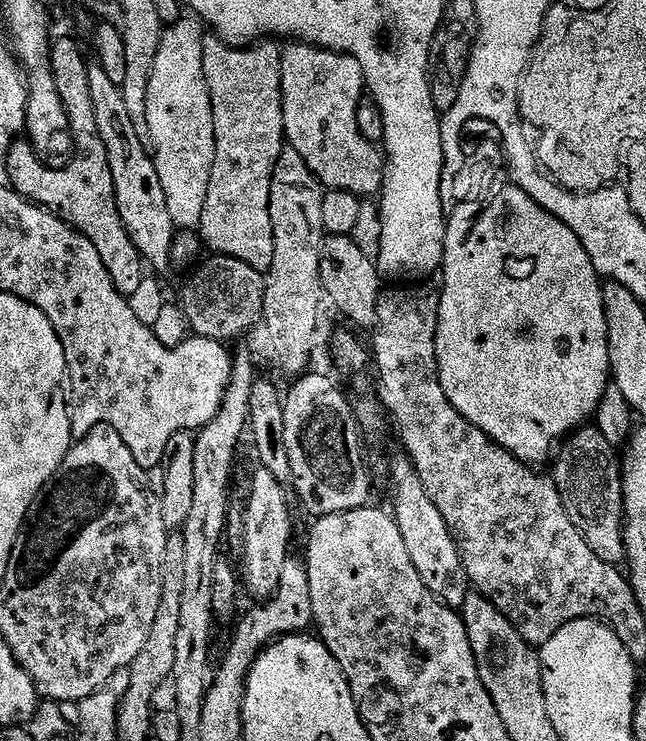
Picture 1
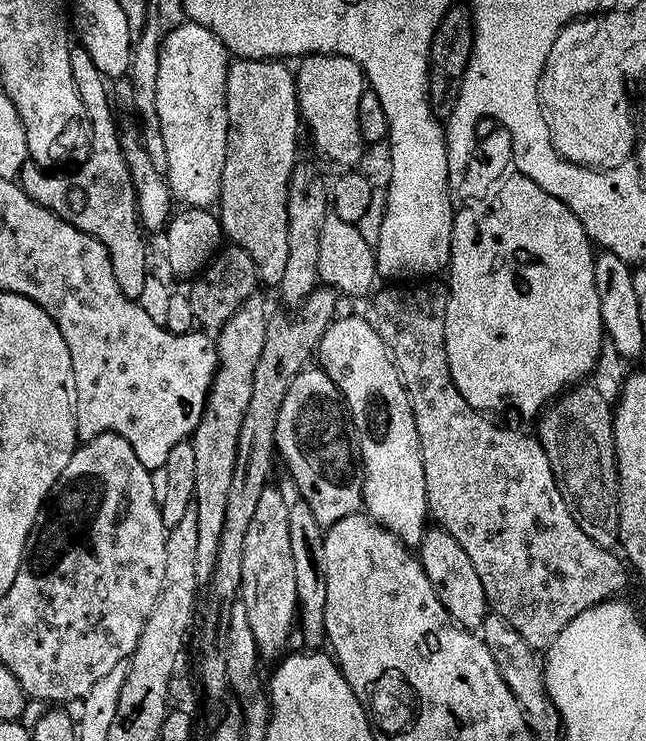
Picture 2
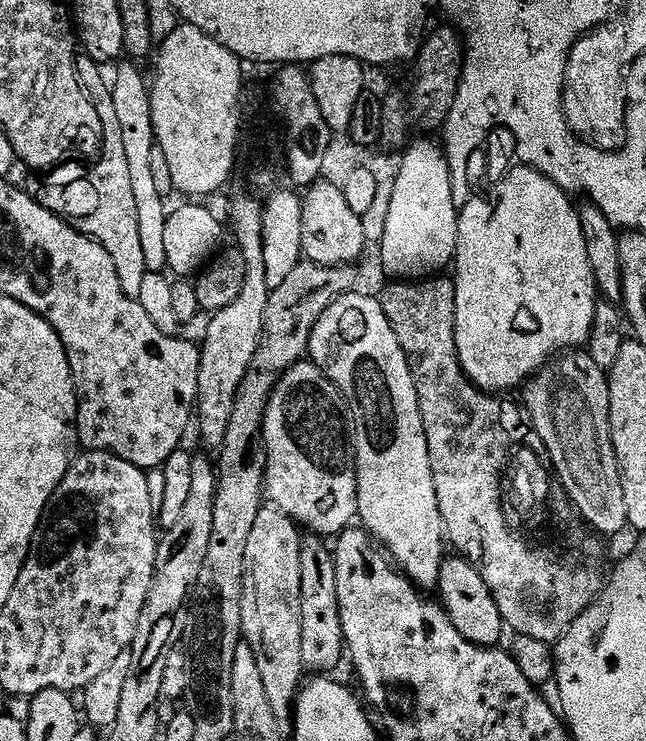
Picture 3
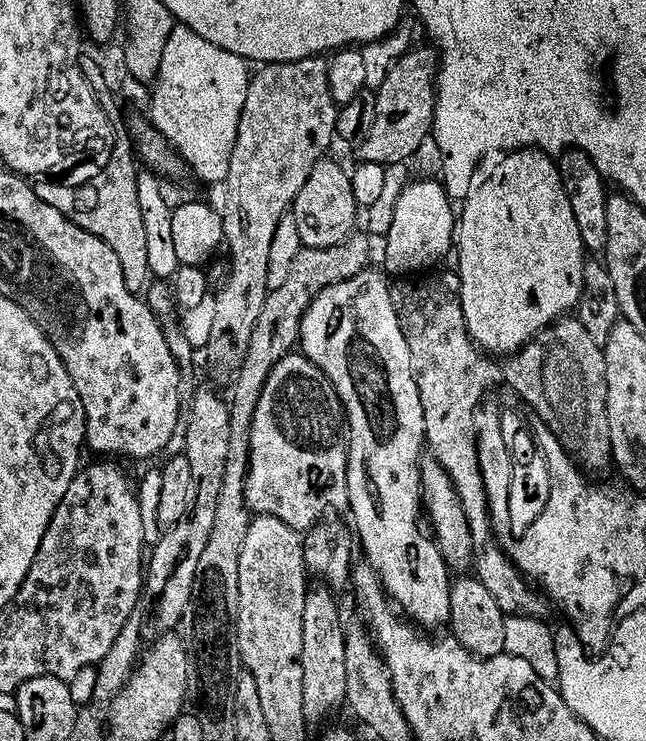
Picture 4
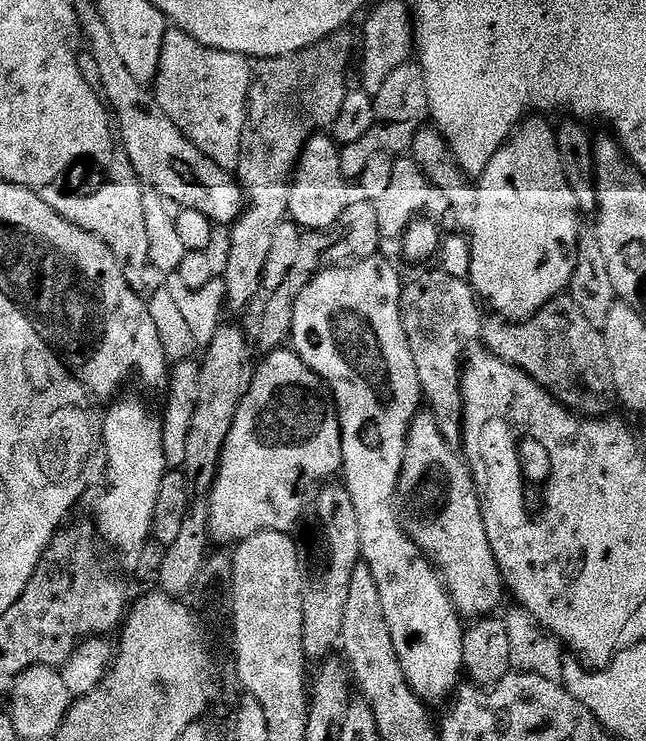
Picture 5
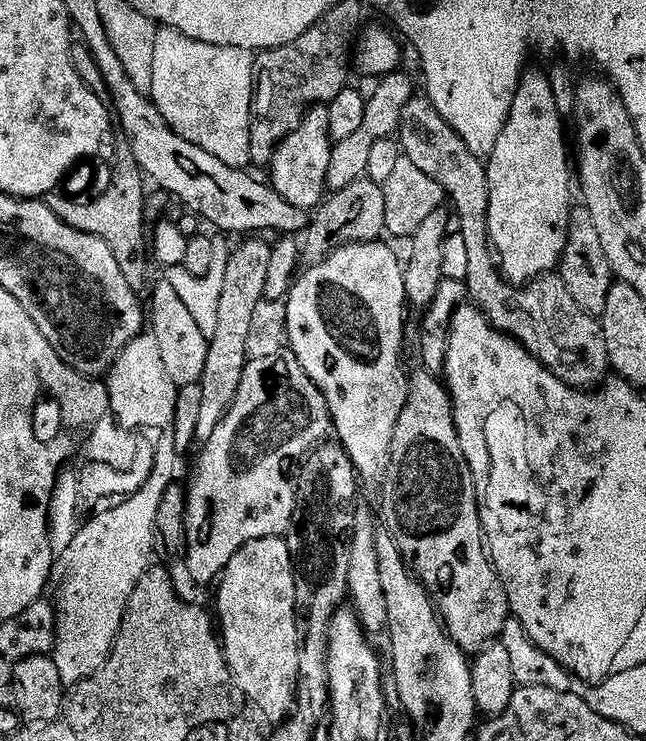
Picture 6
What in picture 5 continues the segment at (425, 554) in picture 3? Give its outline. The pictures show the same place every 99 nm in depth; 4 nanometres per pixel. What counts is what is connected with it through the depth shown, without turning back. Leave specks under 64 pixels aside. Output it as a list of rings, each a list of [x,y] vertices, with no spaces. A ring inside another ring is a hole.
[[[380,254],[367,256],[364,260],[349,262],[339,268],[327,268],[325,272],[313,276],[302,294],[298,294],[290,344],[304,359],[304,364],[314,369],[328,385],[328,391],[336,401],[344,459],[342,480],[358,514],[360,554],[363,563],[368,564],[373,571],[386,623],[393,635],[394,650],[398,654],[398,662],[402,662],[408,685],[421,700],[433,702],[432,700],[442,699],[448,691],[449,695],[461,683],[464,672],[462,642],[465,625],[444,587],[440,573],[436,571],[436,565],[404,531],[394,503],[408,431],[412,419],[421,411],[422,393],[418,370],[414,370],[414,354],[410,354],[410,342],[406,338],[400,317],[402,279],[396,273],[395,266],[382,257]]]

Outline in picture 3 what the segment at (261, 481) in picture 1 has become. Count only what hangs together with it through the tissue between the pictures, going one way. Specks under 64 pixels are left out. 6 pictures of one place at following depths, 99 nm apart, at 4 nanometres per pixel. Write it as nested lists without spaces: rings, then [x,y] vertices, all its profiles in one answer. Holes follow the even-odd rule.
[[[265,506],[260,509],[258,519],[254,521],[254,530],[250,530],[250,542],[246,542],[244,593],[242,594],[242,640],[250,646],[250,650],[254,650],[254,658],[258,658],[258,670],[262,674],[266,698],[270,701],[270,710],[274,712],[277,722],[293,719],[296,697],[300,694],[302,681],[306,676],[301,651],[302,615],[299,614],[299,599],[302,598],[299,565],[301,539],[301,529],[291,516],[287,516],[281,508]]]

